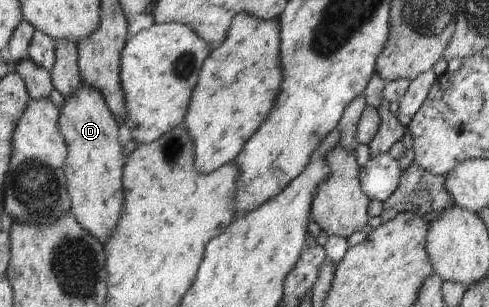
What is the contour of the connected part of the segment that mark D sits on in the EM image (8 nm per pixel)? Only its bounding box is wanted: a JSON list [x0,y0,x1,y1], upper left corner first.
[57,85,126,242]

